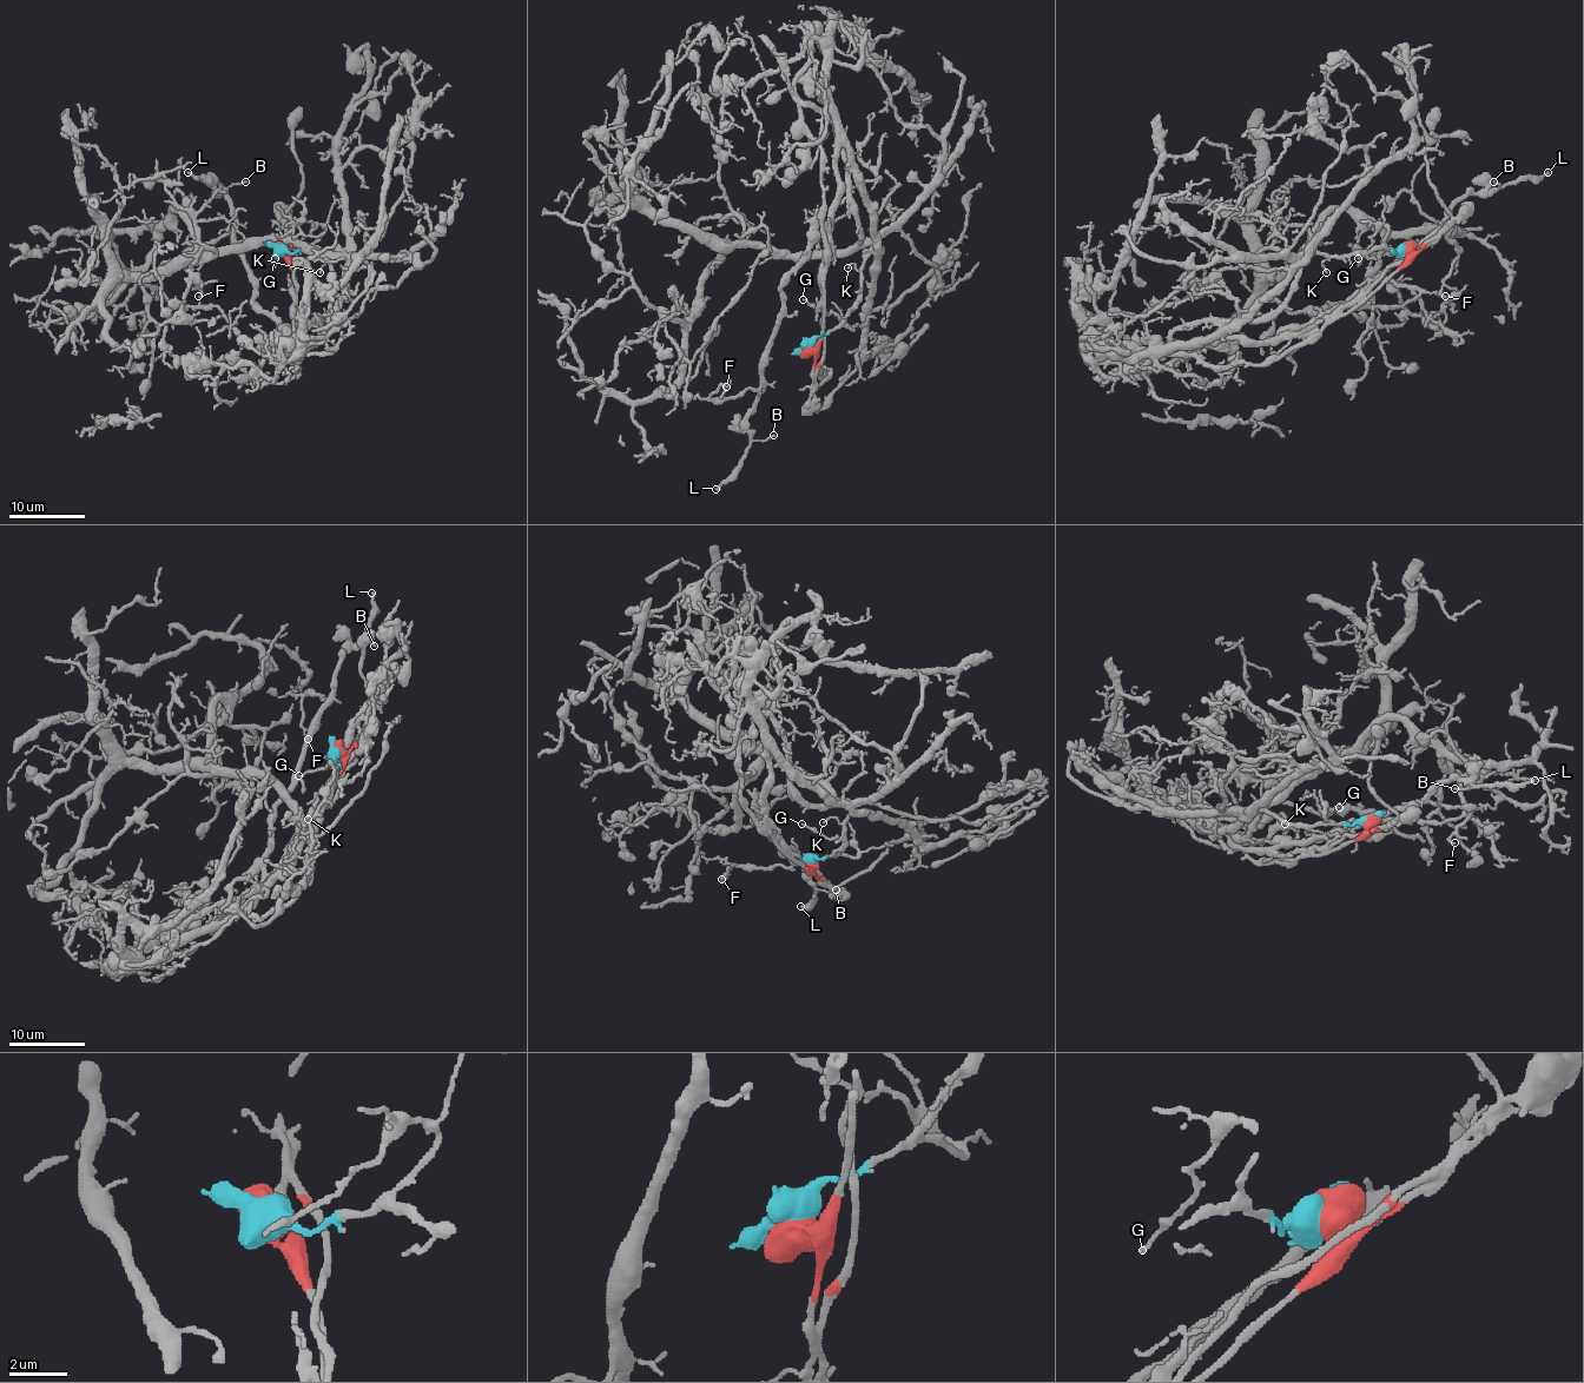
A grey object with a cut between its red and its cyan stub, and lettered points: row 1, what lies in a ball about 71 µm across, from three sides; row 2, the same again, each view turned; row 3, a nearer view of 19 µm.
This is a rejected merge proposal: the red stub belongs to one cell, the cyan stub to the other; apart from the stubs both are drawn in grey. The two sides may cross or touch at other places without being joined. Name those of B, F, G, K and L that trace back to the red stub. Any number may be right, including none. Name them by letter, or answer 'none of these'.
B, F, L

